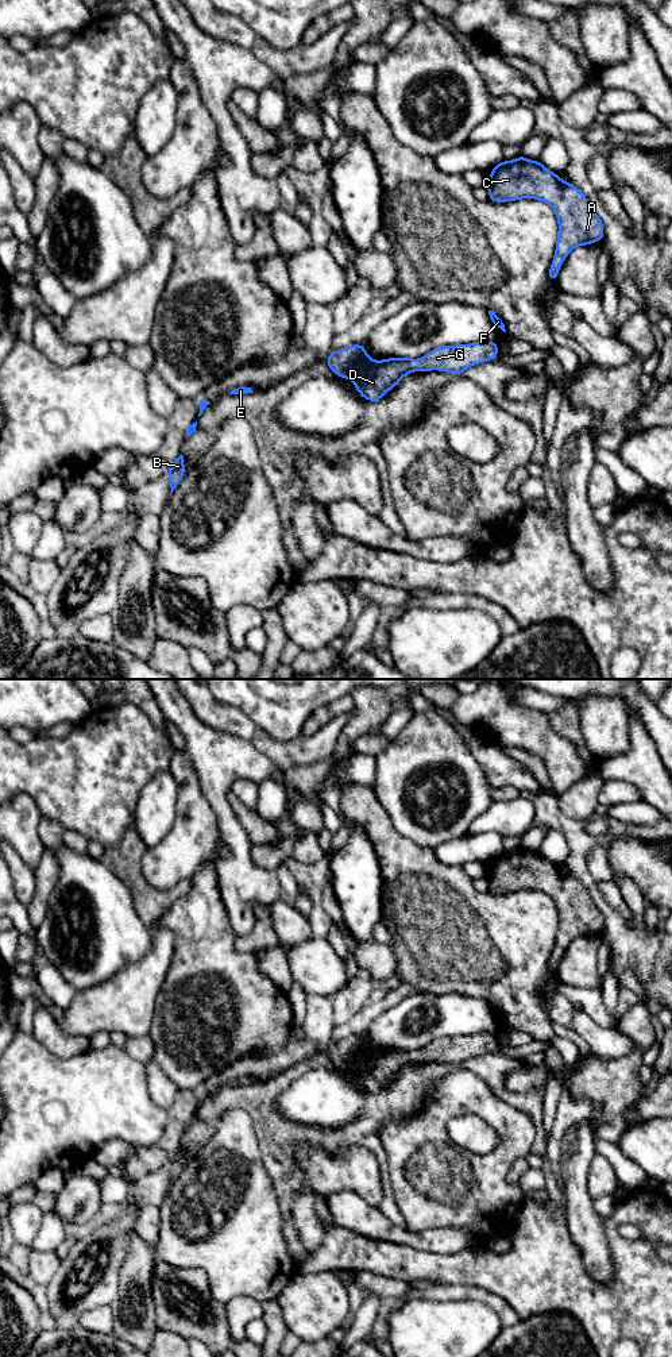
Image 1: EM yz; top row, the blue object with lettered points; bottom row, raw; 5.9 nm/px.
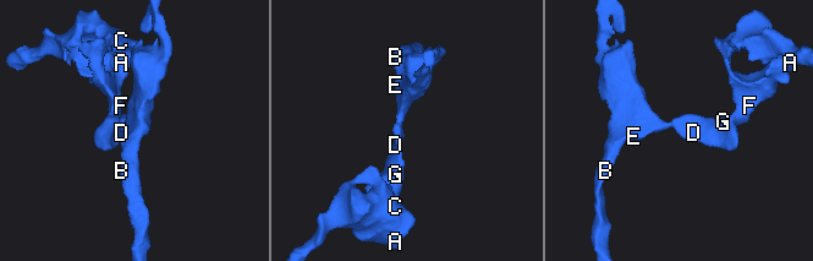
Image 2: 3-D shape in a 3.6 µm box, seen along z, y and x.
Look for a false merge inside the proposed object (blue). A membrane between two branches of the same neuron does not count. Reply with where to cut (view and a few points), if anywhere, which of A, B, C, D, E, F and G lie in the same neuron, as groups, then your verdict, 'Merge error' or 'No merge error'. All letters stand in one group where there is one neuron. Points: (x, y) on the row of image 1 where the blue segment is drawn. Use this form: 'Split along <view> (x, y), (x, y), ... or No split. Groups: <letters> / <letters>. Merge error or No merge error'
No split. Groups: A B C D E F G. No merge error

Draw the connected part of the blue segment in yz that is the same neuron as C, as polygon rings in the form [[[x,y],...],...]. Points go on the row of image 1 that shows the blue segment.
[[[520,155],[501,161],[491,169],[484,185],[488,201],[507,203],[534,198],[547,203],[557,216],[557,242],[548,278],[557,281],[564,259],[576,246],[587,246],[605,239],[602,219],[587,197],[573,184],[563,181],[540,161]]]

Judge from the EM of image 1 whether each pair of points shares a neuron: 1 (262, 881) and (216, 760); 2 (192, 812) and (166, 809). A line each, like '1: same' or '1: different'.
1: same
2: different

